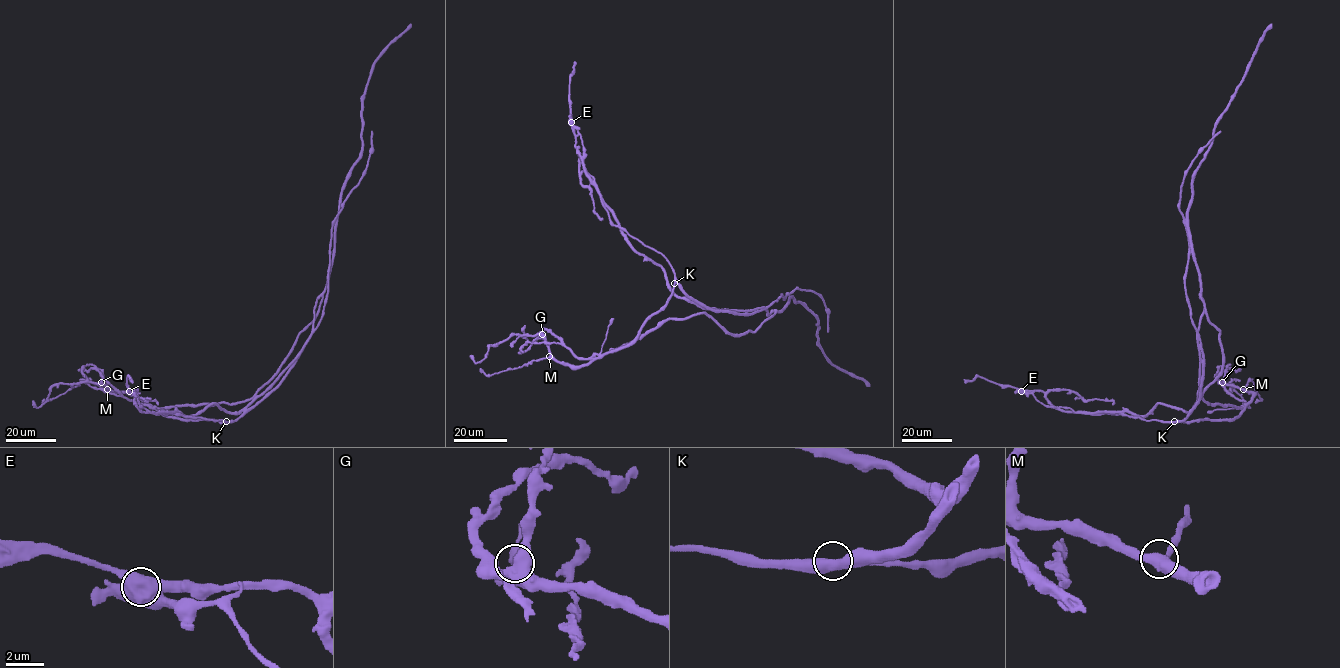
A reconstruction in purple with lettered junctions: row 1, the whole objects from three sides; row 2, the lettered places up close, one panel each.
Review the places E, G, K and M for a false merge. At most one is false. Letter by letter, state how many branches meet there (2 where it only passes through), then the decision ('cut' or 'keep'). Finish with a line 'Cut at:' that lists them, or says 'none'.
E: 2 | cut
G: 2 | keep
K: 2 | keep
M: 3 | keep
Cut at: E

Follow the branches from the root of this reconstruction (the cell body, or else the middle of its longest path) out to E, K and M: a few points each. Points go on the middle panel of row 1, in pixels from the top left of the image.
E: (756, 308), (700, 307), (682, 288), (661, 253), (612, 223), (594, 179), (583, 165), (582, 140), (571, 122)
K: (756, 308), (702, 308), (674, 283)
M: (756, 308), (702, 308), (676, 283), (669, 300), (646, 321), (629, 344), (581, 366), (563, 364), (549, 356)

